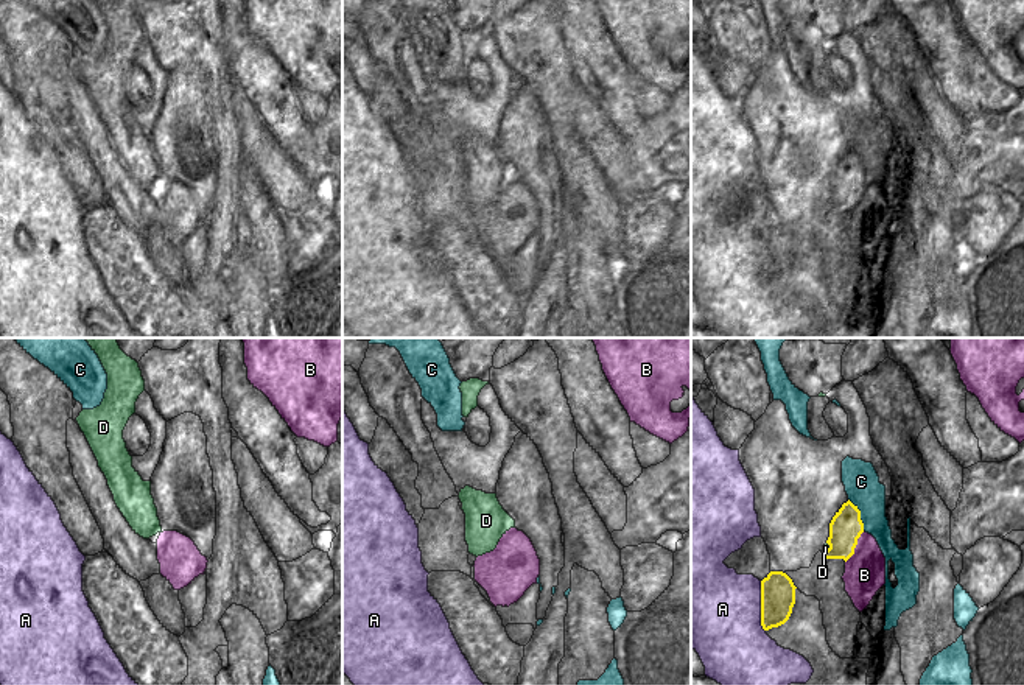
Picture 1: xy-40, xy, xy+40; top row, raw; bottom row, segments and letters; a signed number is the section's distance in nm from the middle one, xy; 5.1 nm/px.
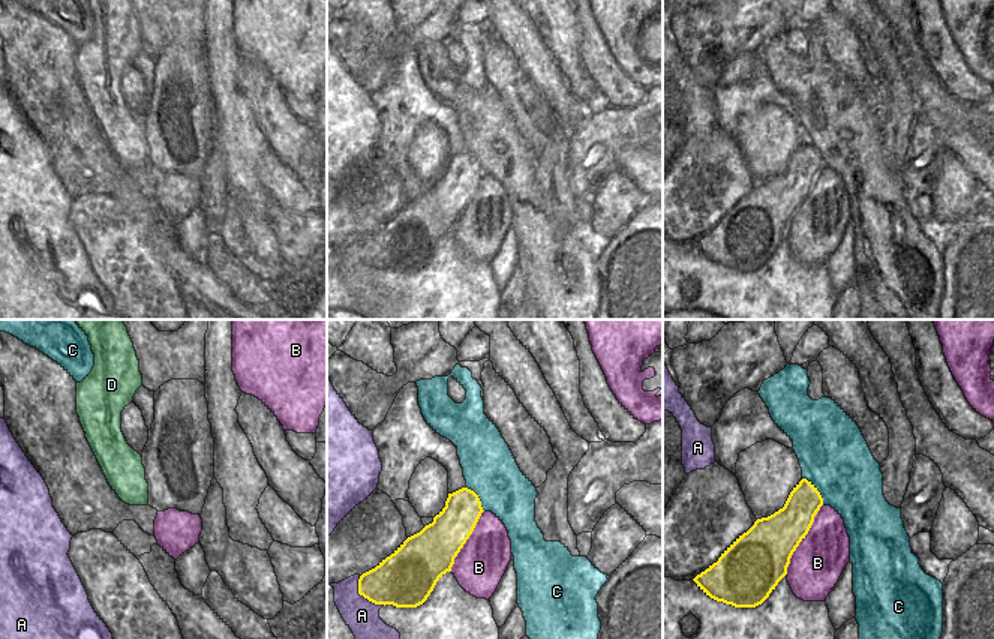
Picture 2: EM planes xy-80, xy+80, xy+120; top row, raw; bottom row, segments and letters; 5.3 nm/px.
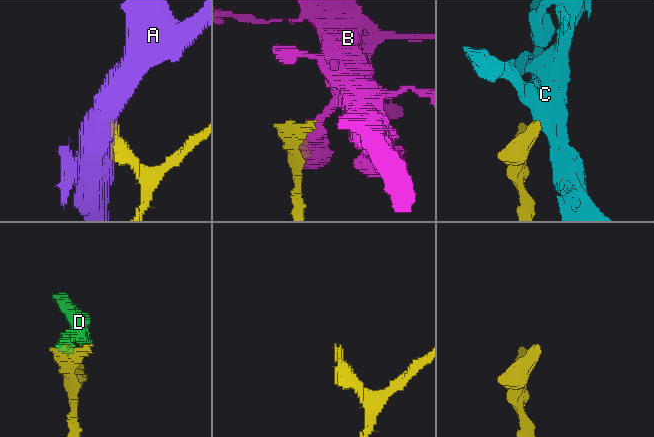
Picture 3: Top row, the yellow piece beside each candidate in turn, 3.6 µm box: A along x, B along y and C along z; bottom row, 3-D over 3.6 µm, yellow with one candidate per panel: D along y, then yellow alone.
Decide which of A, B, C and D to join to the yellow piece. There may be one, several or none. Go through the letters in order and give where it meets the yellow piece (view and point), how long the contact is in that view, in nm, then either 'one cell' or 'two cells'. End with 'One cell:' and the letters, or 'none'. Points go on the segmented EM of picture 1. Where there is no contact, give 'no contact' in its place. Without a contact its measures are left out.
A: xy+40 (761, 606) | 260 nm | two cells
B: xy+40 (855, 547) | 190 nm | two cells
C: xy+40 (859, 514) | 190 nm | two cells
D: xy+40 (830, 547) | 50 nm | one cell
One cell: D

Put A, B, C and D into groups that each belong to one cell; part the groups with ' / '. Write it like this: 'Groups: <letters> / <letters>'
Groups: A / B / C / D

